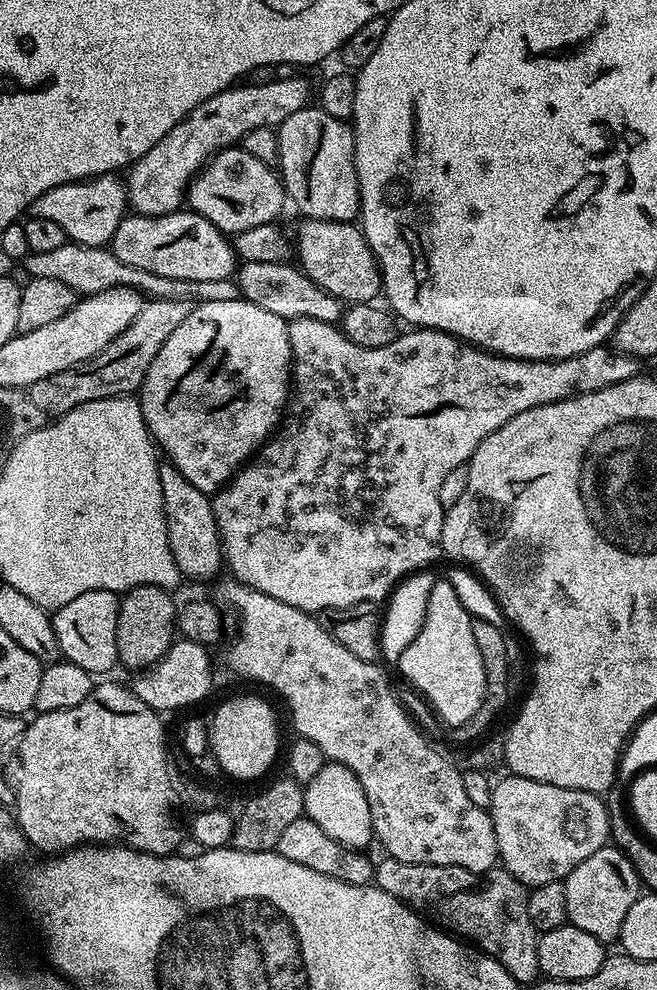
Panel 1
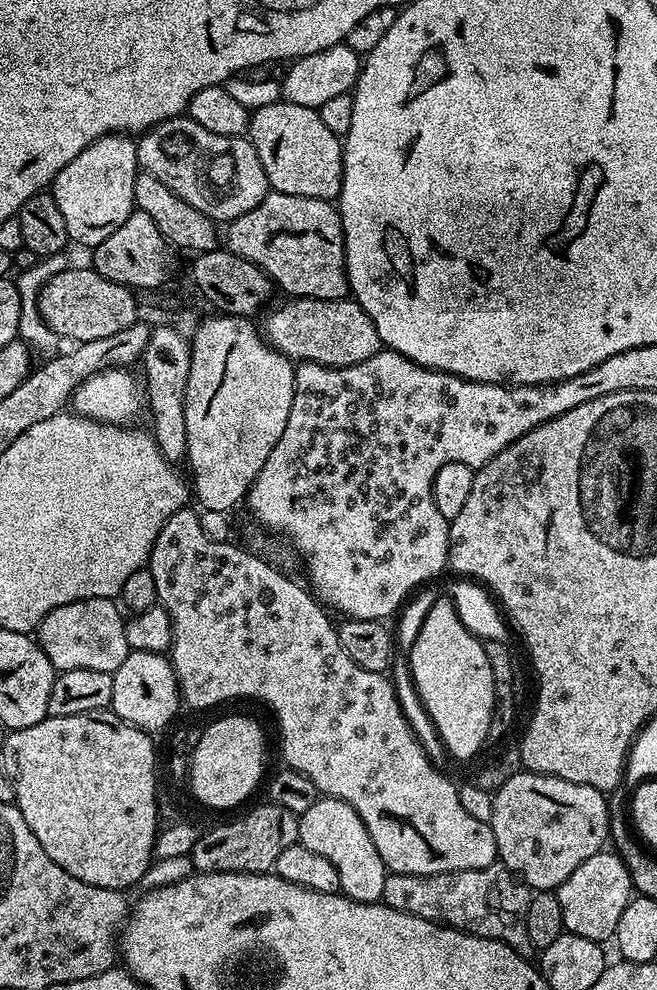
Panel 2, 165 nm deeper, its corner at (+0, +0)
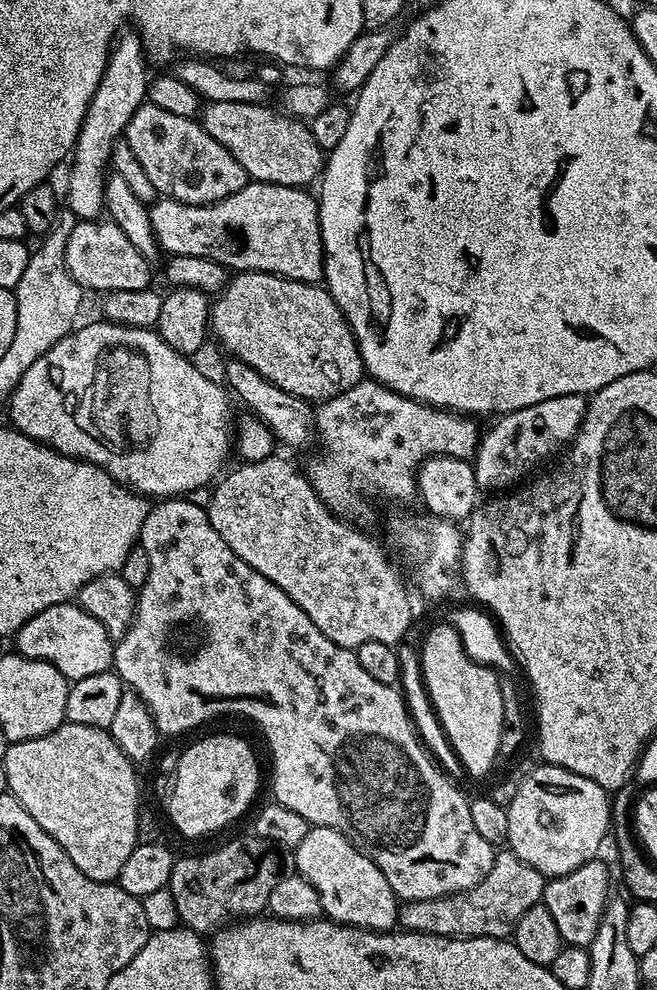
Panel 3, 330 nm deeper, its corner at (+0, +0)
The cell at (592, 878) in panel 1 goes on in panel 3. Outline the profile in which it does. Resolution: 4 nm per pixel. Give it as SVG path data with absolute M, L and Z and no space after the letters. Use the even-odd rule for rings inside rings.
M600 858L587 860L582 866L578 866L578 870L565 876L551 877L545 883L542 903L546 910L550 910L565 945L588 948L594 942L594 934L598 934L598 922L602 922L602 910L610 895L608 868L602 861Z

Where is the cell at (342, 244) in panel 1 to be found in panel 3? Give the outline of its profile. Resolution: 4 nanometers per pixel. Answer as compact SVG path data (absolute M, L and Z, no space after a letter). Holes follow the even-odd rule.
M250 182L238 194L230 194L230 198L224 198L213 204L183 204L177 200L160 198L151 205L149 216L152 223L152 229L156 235L157 242L161 249L168 256L177 256L178 254L195 254L198 258L210 258L218 262L222 267L237 272L273 272L276 276L290 278L298 282L307 284L320 284L324 279L324 247L322 246L322 230L320 229L320 206L315 195L311 196L311 191L303 188L291 188L290 186L278 186L277 184L261 184L259 182Z

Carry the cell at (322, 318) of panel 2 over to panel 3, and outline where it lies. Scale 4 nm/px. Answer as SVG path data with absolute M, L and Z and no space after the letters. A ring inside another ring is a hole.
M237 272L229 279L228 285L211 301L210 332L214 340L216 336L217 342L228 351L227 355L229 357L241 360L246 366L258 370L258 374L262 374L262 378L274 382L274 386L278 386L282 390L286 390L290 394L309 402L323 402L334 398L338 394L350 390L359 380L365 379L366 376L364 363L356 345L356 336L352 333L348 320L342 314L338 302L334 302L334 298L329 294L327 287L320 284L307 284L290 278L282 278L274 275L273 272Z

